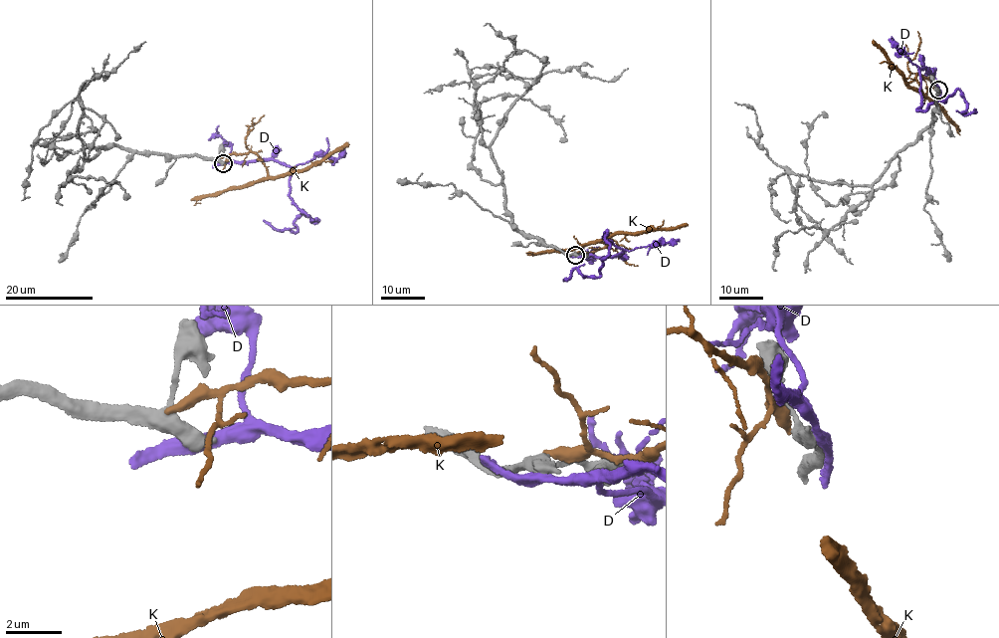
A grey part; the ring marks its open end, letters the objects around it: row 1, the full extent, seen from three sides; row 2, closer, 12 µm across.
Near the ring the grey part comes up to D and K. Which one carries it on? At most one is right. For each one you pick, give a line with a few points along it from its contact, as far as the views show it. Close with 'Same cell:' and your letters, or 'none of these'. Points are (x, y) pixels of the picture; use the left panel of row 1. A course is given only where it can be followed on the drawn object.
Same cell: none of these

